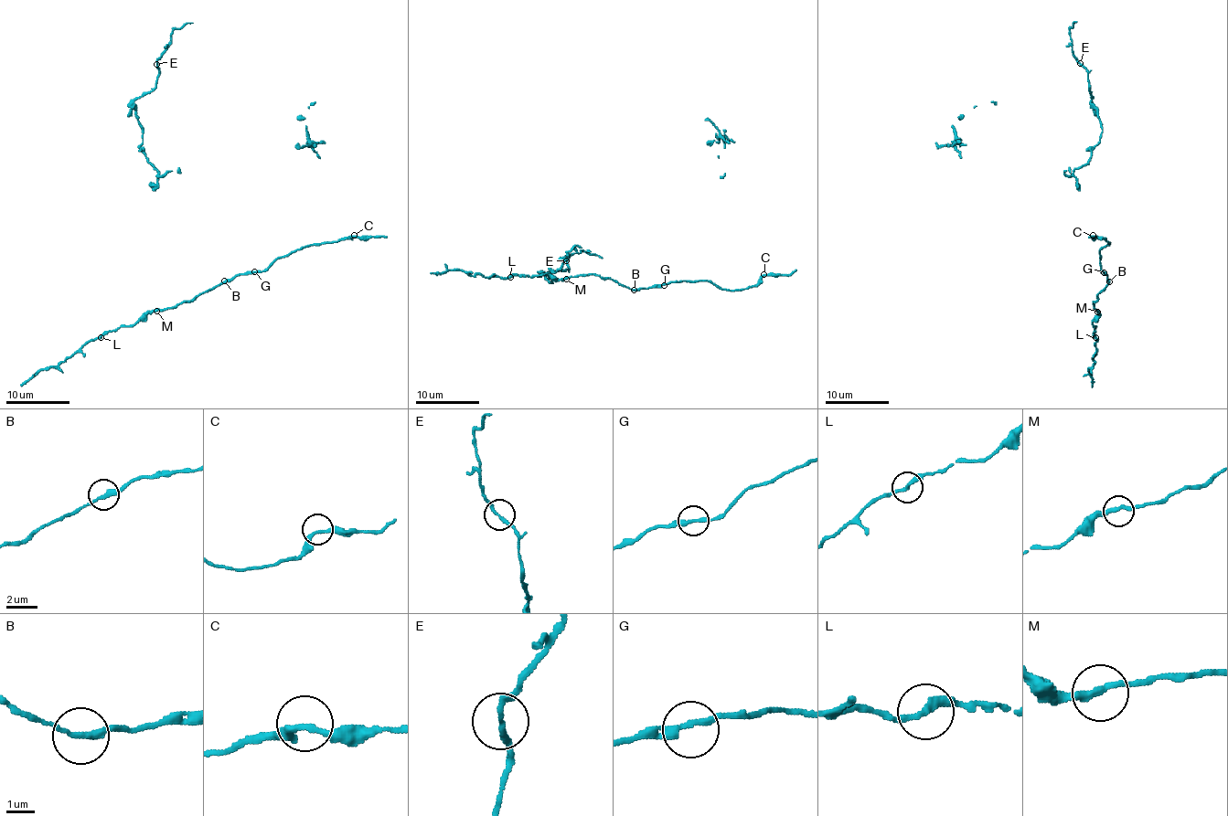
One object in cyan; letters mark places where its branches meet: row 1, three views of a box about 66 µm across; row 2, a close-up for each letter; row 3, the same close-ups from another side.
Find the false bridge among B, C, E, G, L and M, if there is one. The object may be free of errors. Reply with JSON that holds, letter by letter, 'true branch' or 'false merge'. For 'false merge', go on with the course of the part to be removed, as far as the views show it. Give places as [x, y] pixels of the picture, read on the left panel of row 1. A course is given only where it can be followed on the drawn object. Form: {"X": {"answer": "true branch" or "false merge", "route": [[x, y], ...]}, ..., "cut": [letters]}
{"B": {"answer": "true branch"}, "C": {"answer": "true branch"}, "E": {"answer": "true branch"}, "G": {"answer": "true branch"}, "L": {"answer": "true branch"}, "M": {"answer": "true branch"}, "cut": []}

